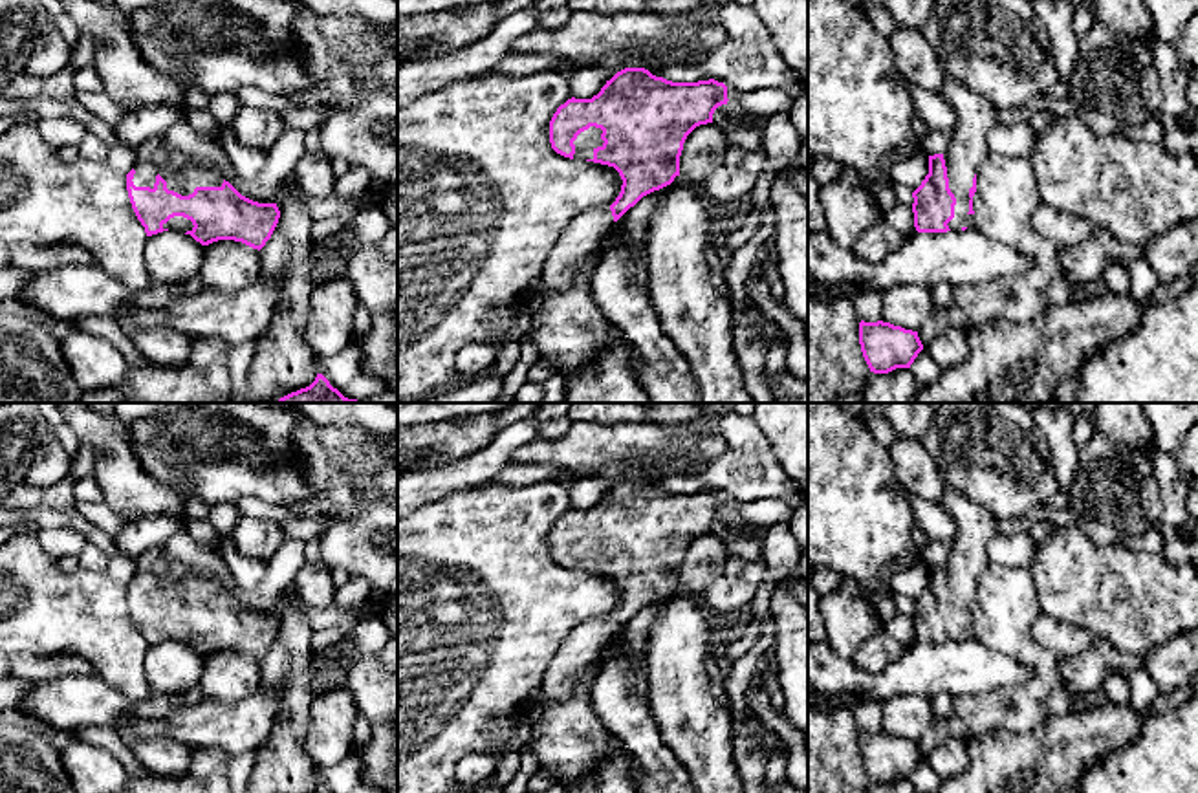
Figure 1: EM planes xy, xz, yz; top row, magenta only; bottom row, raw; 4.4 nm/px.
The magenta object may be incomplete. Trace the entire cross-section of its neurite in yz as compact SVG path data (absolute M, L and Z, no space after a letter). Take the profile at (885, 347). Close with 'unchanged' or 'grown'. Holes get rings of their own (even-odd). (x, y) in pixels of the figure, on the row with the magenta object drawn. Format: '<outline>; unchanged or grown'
M859 322L859 344L863 357L874 374L888 374L896 368L910 368L923 344L918 331L890 322Z; unchanged

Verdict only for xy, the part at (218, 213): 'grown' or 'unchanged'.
grown

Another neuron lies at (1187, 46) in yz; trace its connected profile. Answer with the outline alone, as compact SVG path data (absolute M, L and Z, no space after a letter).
M1198 13L1187 24L1174 49L1189 79L1198 81Z

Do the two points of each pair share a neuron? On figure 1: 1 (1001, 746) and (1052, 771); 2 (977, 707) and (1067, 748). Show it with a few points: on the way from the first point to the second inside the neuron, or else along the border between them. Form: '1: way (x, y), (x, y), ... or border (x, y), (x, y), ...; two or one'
1: way (1013, 759), (1019, 764), (1039, 764); one
2: border (1052, 715), (1028, 731), (991, 729), (988, 733); two

